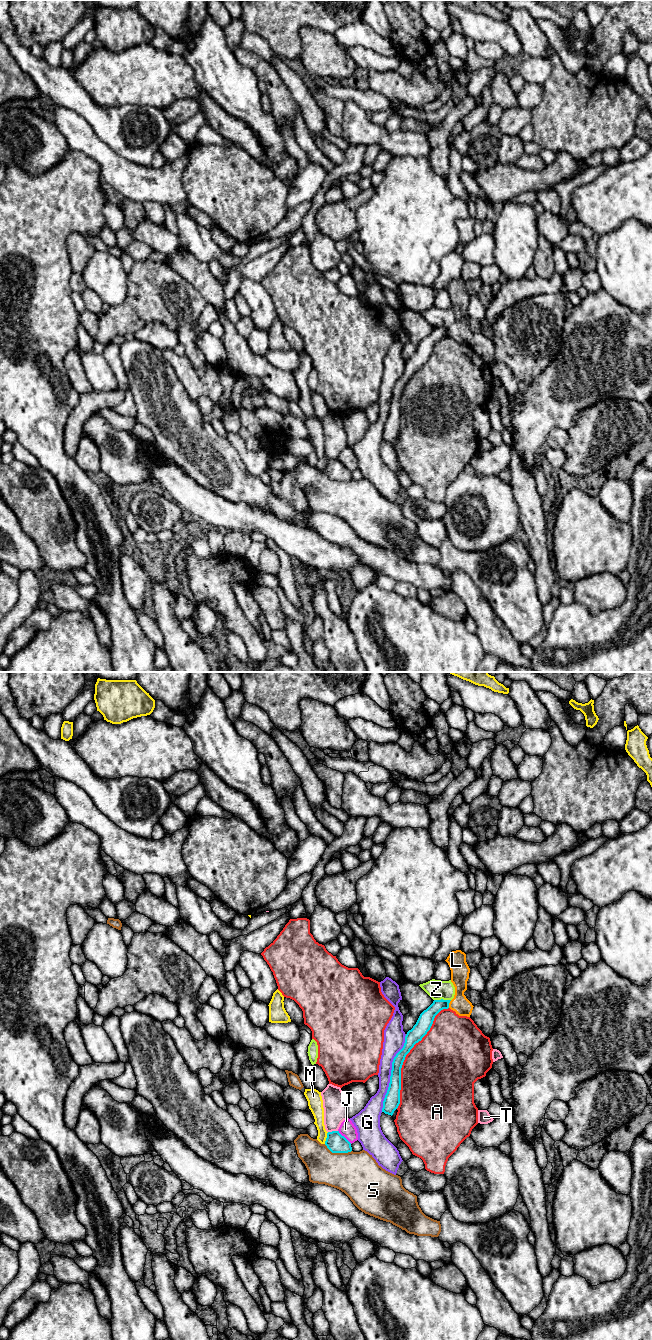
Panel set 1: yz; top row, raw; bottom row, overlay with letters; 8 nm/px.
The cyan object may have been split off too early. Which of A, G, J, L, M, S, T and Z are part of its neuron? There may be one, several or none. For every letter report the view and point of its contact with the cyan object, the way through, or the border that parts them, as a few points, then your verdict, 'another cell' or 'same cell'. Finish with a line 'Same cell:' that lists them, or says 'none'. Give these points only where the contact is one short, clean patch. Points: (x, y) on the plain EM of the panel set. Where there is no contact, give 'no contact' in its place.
A: contact yz (406, 382); another cell
G: contact yz (391, 401); another cell
J: contact yz (343, 464); another cell
L: contact yz (448, 332); another cell
M: contact yz (326, 466); another cell
S: contact yz (338, 480); another cell
T: contact yz (332, 459); another cell
Z: contact yz (442, 327); border yz (450, 327), (434, 328); another cell
Same cell: none

